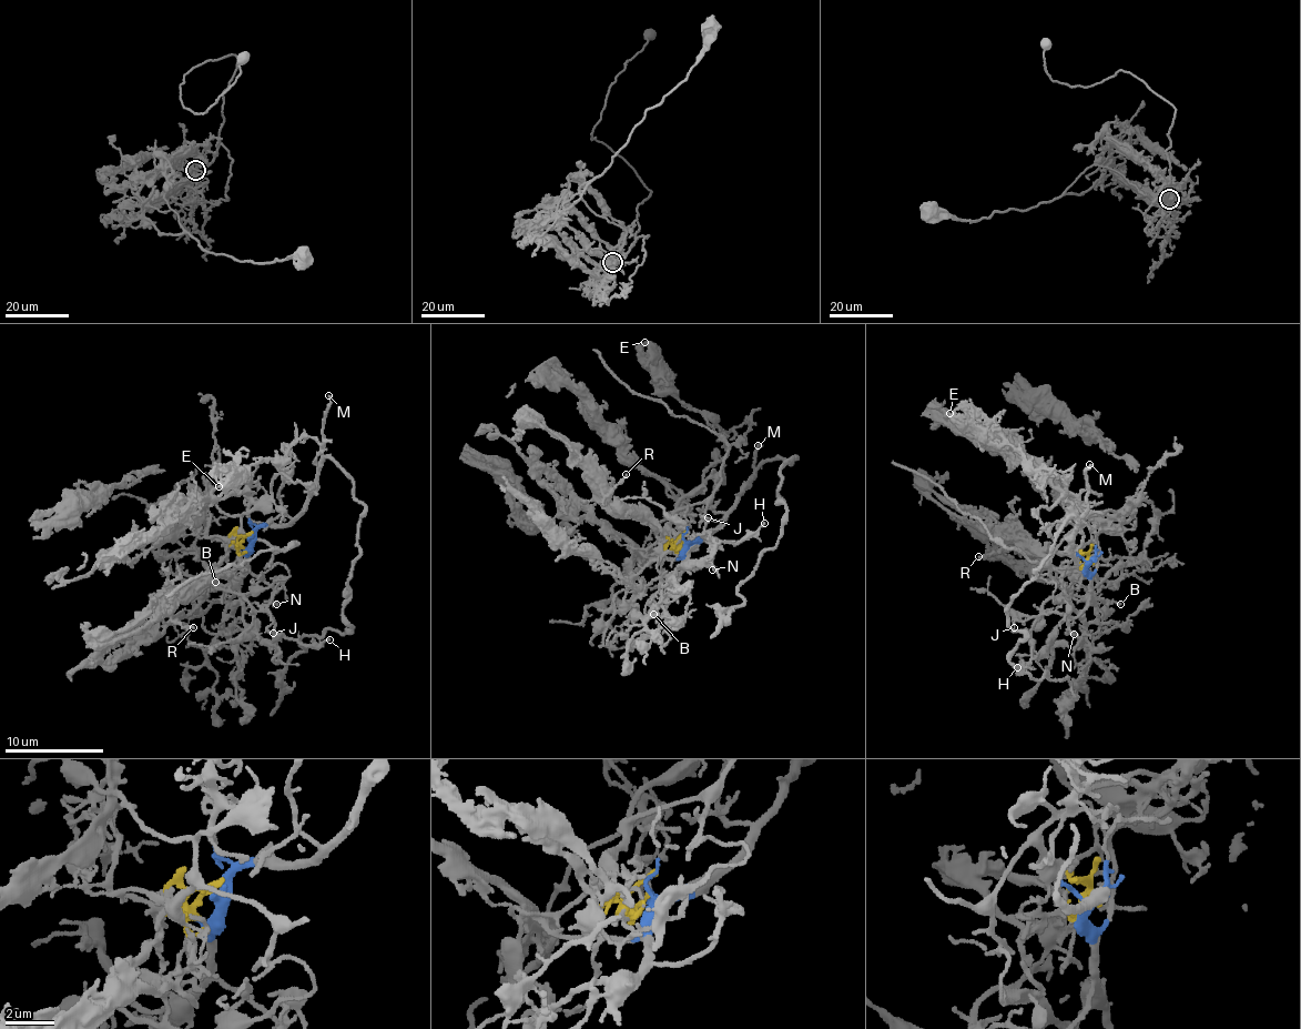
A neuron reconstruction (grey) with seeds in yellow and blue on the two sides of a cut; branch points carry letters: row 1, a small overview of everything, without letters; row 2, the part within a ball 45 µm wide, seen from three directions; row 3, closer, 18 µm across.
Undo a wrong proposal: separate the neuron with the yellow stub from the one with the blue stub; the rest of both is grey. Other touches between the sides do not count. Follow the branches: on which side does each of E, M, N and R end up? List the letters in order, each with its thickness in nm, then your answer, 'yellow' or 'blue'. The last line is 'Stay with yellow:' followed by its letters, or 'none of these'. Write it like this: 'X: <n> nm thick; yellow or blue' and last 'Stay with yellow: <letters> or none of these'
E: 260 nm thick; yellow
M: 240 nm thick; blue
N: 130 nm thick; blue
R: 190 nm thick; yellow
Stay with yellow: E, R

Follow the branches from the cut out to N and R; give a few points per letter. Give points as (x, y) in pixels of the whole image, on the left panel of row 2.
N: (250, 538), (248, 568), (272, 586), (272, 603), (276, 604)
R: (250, 538), (232, 542), (223, 560), (184, 591), (170, 609), (173, 622), (193, 628)

